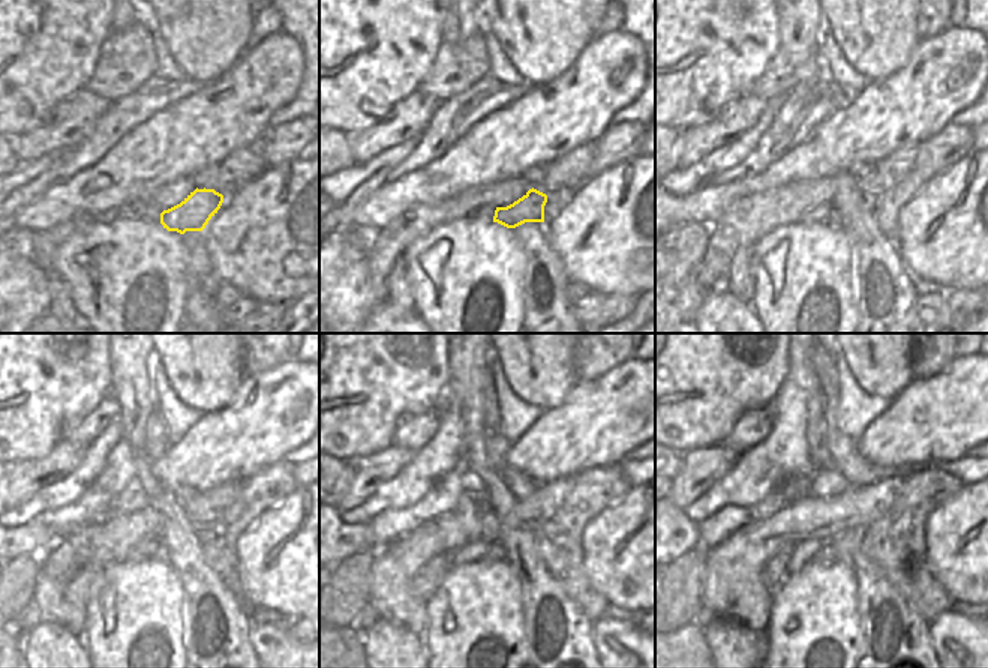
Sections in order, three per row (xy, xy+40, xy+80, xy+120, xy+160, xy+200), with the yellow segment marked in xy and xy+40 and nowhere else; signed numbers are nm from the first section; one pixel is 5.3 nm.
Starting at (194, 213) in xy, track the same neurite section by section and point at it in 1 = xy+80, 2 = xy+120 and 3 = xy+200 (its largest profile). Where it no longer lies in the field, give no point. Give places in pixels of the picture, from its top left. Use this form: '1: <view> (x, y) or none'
1: xy+80 (834, 218)
2: xy+120 (162, 553)
3: xy+200 (828, 554)

